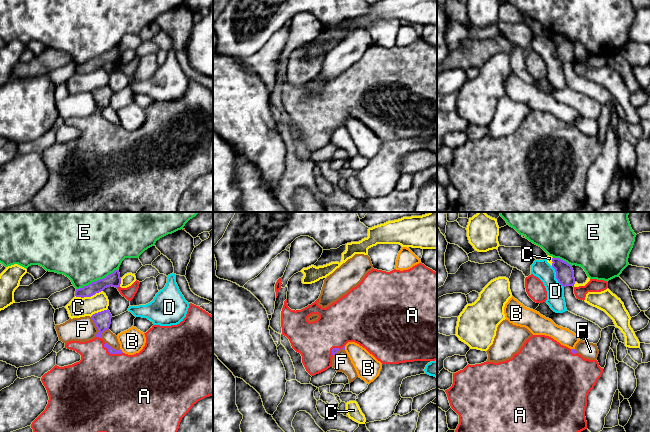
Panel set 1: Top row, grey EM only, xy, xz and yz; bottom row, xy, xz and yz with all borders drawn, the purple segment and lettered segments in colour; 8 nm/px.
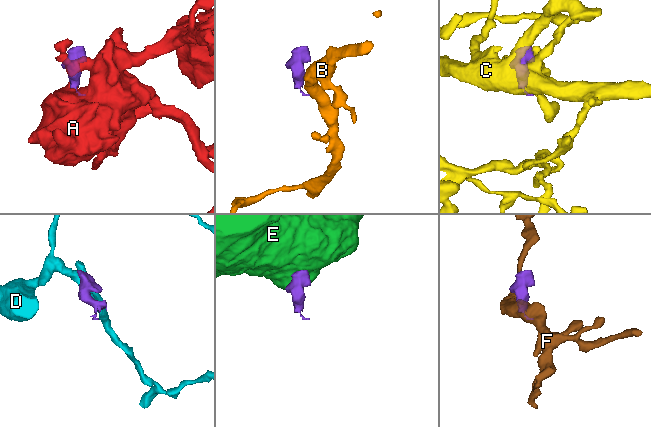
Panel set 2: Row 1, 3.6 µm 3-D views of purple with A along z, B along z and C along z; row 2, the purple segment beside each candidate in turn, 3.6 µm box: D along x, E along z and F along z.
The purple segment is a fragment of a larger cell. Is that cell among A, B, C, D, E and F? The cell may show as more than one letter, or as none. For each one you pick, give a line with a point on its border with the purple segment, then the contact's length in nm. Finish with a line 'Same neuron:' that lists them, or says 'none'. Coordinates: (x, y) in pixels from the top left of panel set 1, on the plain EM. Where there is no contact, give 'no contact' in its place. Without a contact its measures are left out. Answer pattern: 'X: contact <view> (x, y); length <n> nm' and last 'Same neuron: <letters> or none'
A: contact xy (112, 129); length 180 nm
Same neuron: A

